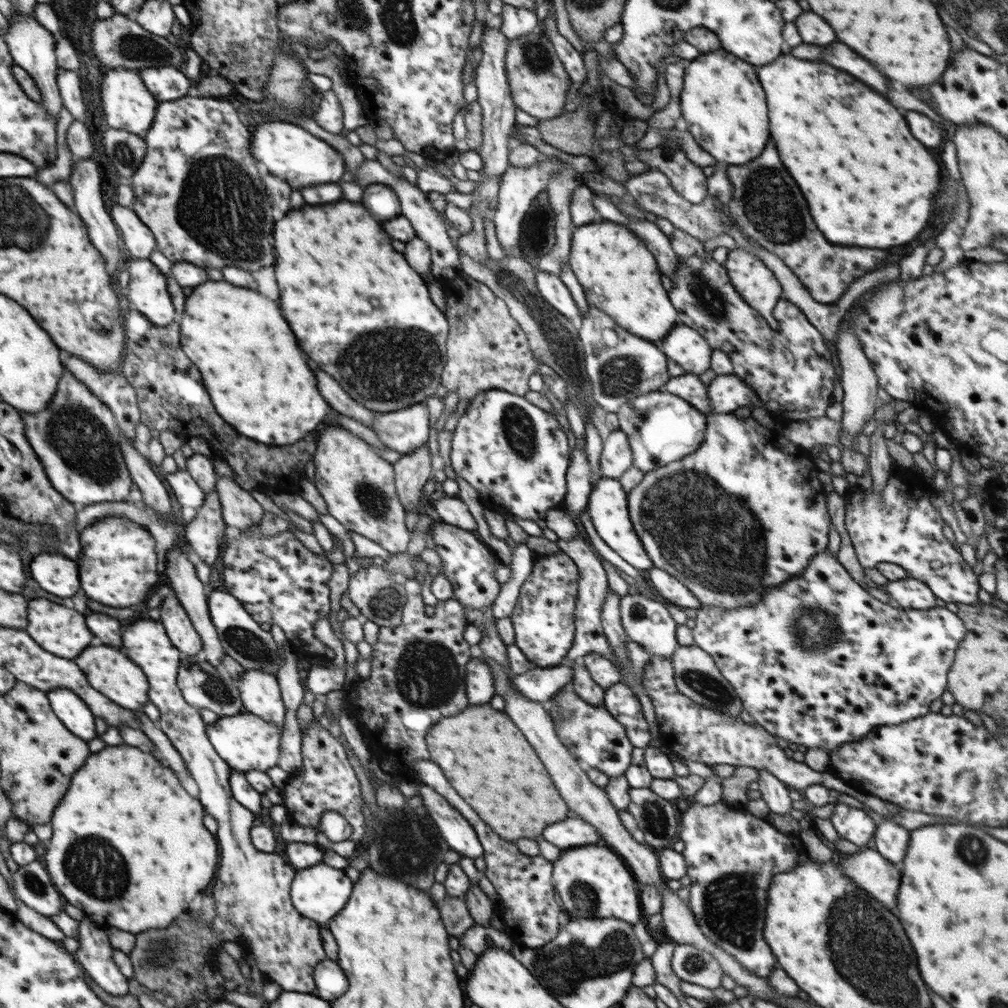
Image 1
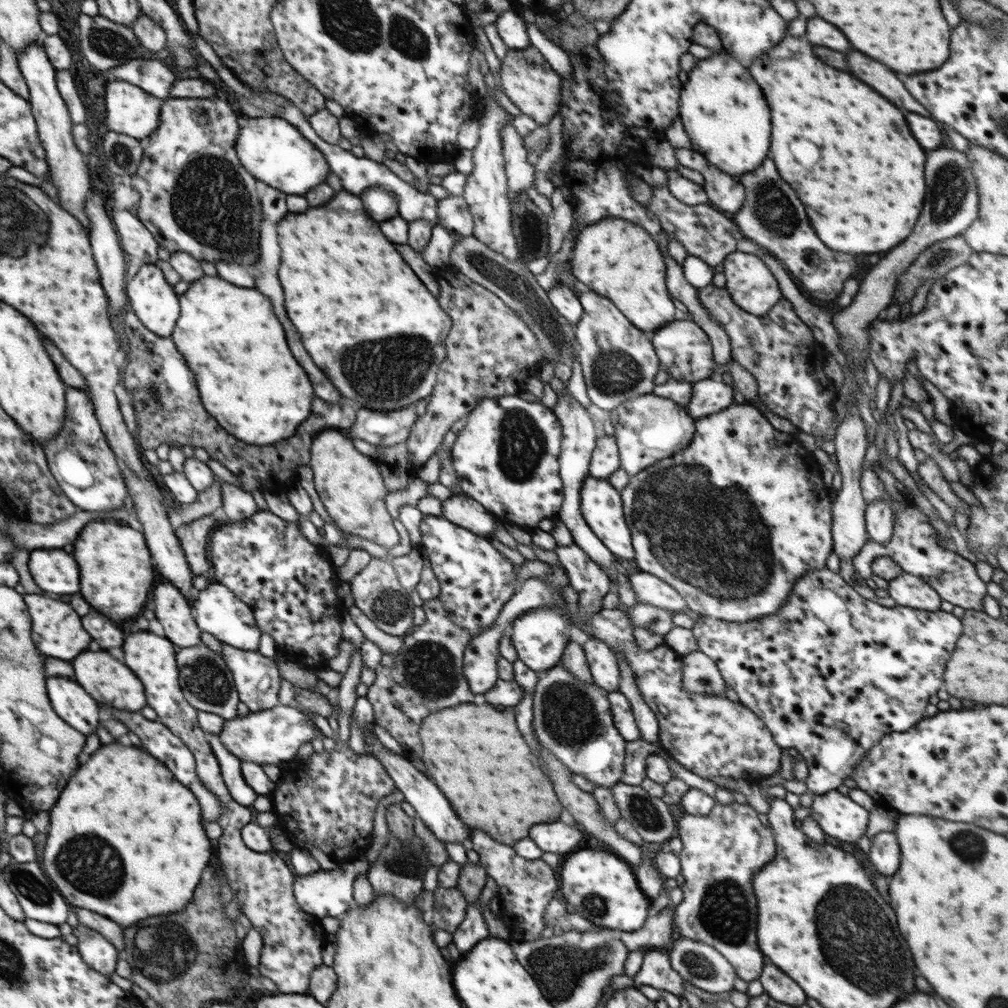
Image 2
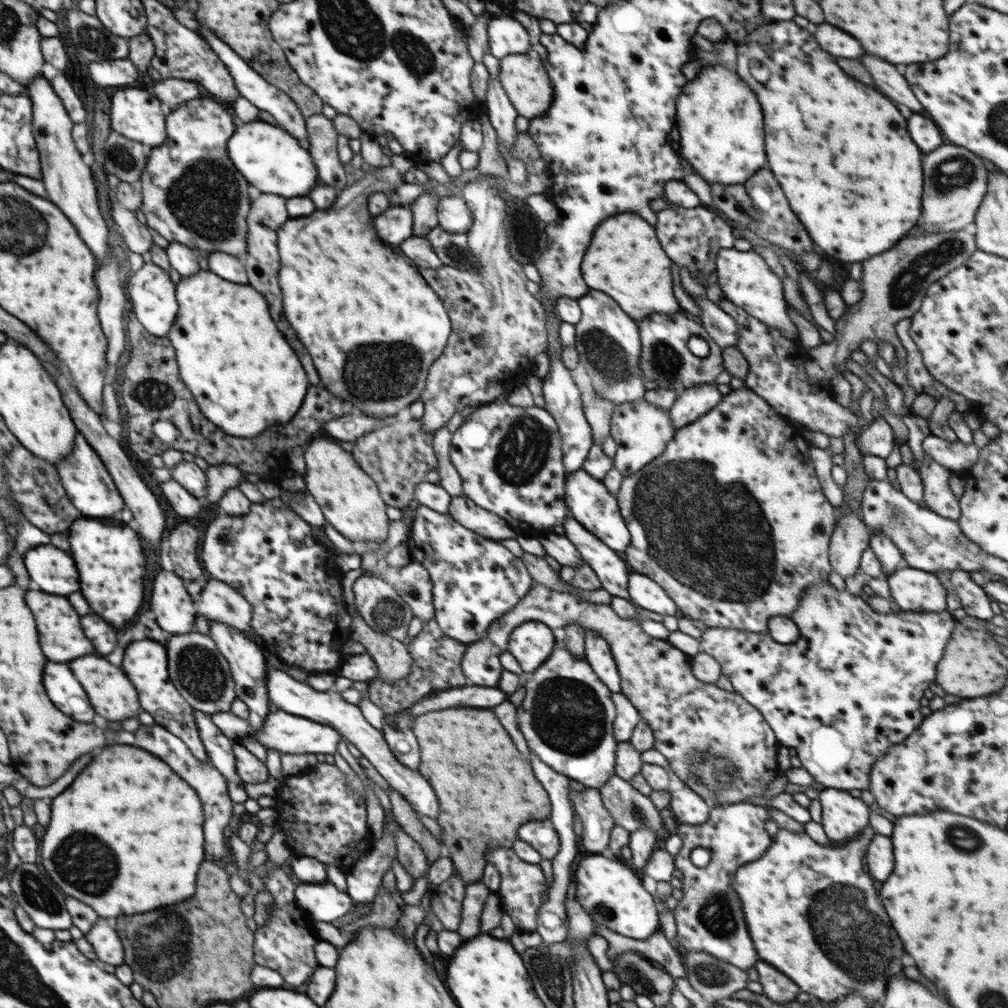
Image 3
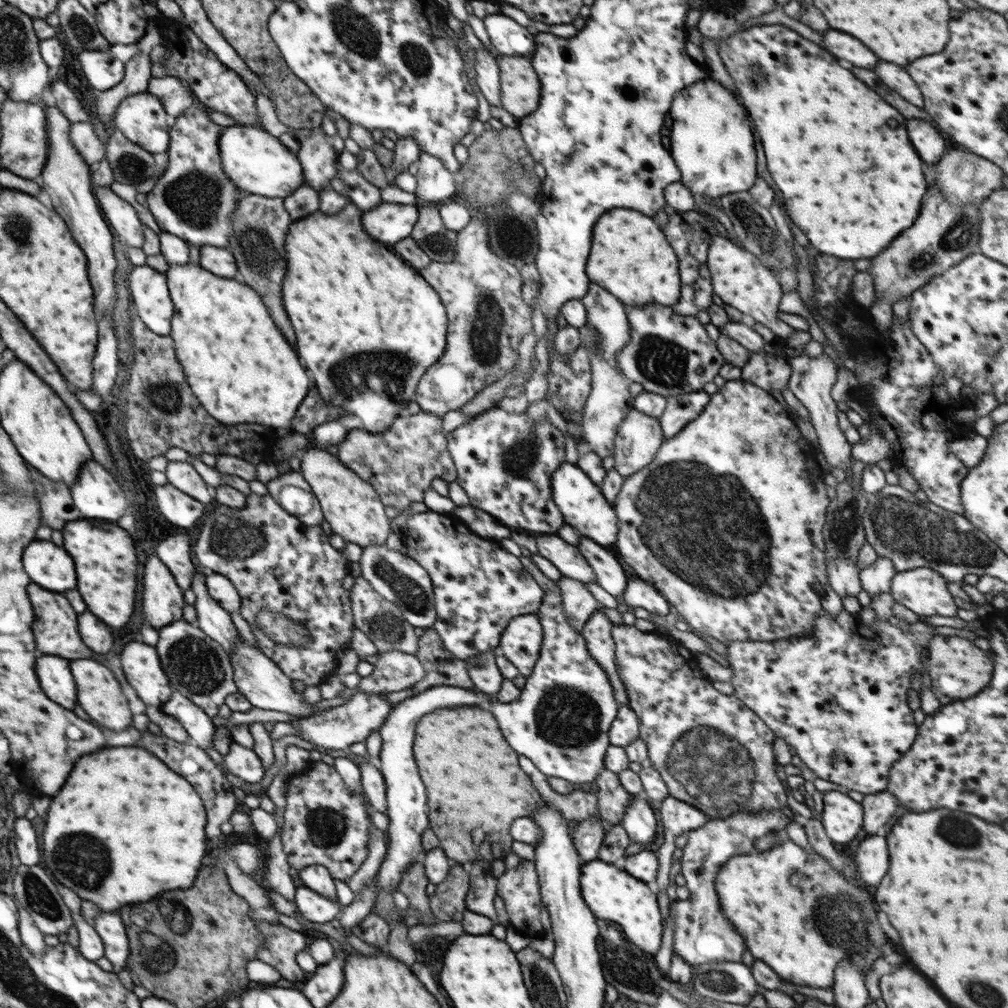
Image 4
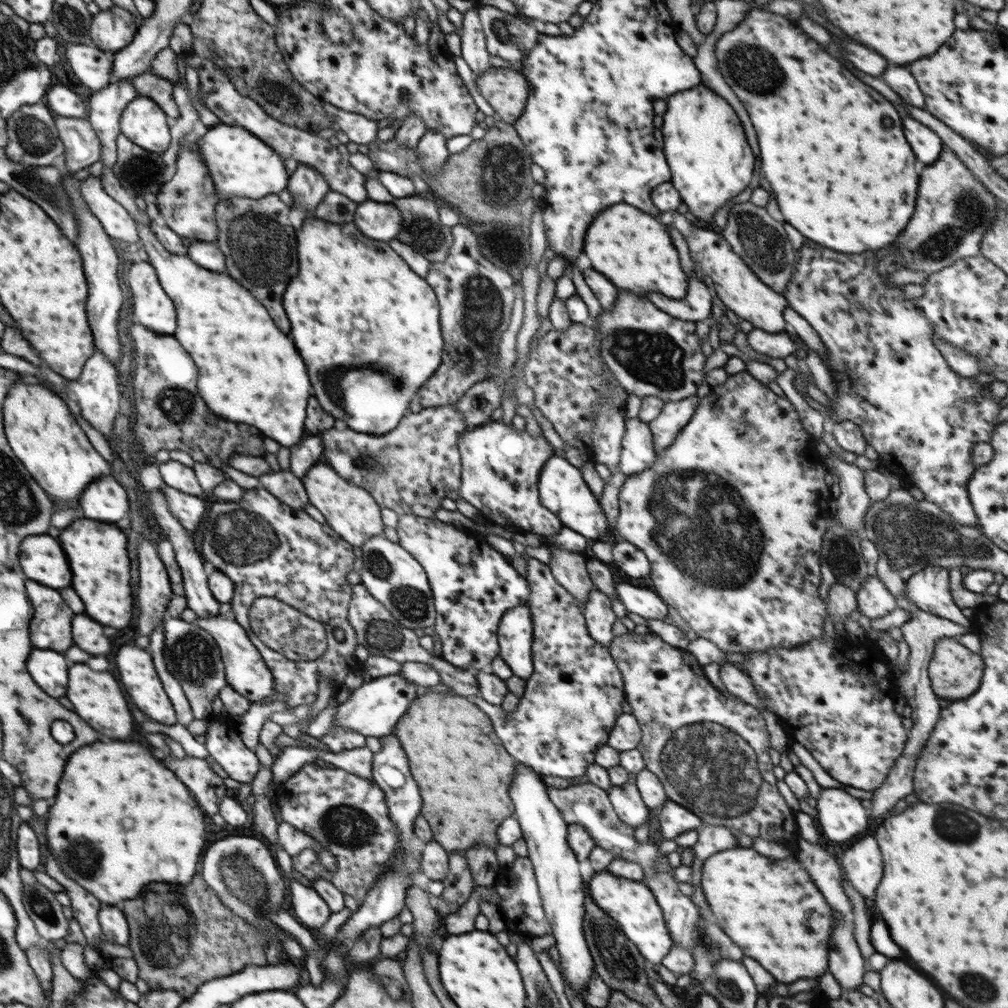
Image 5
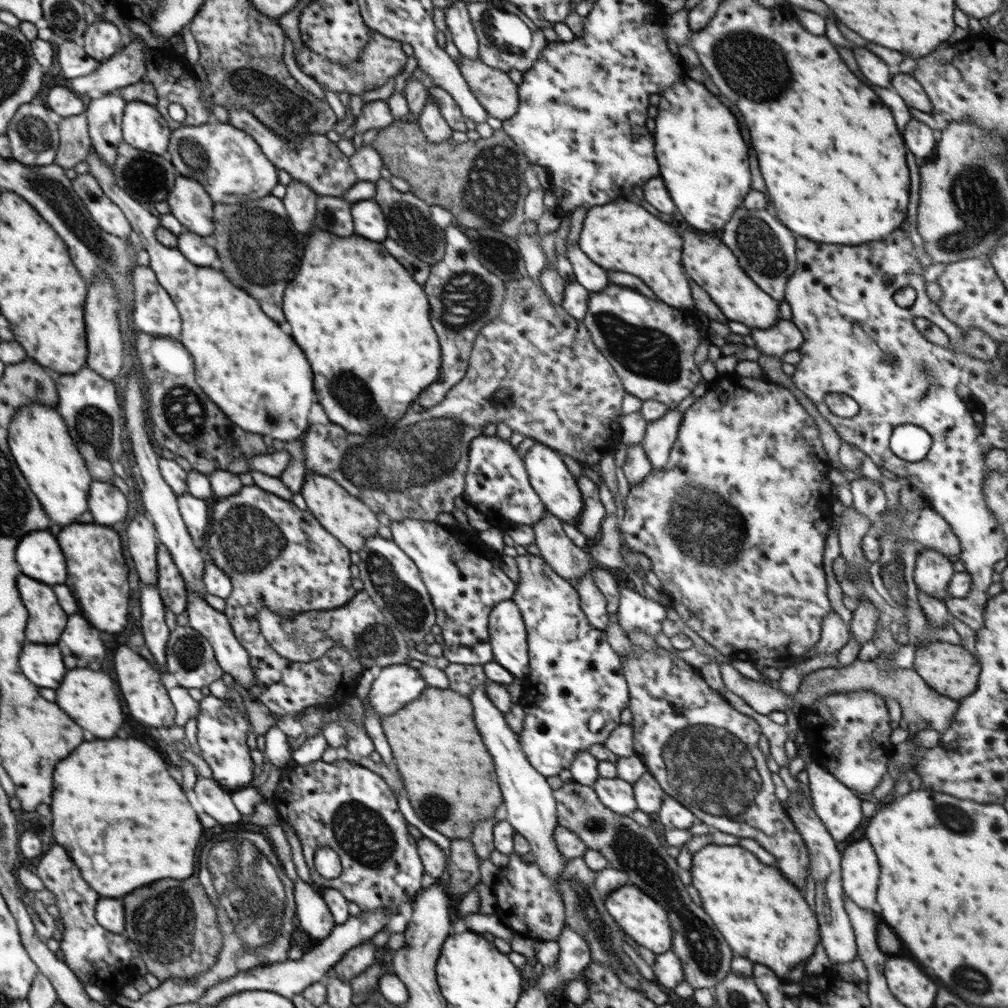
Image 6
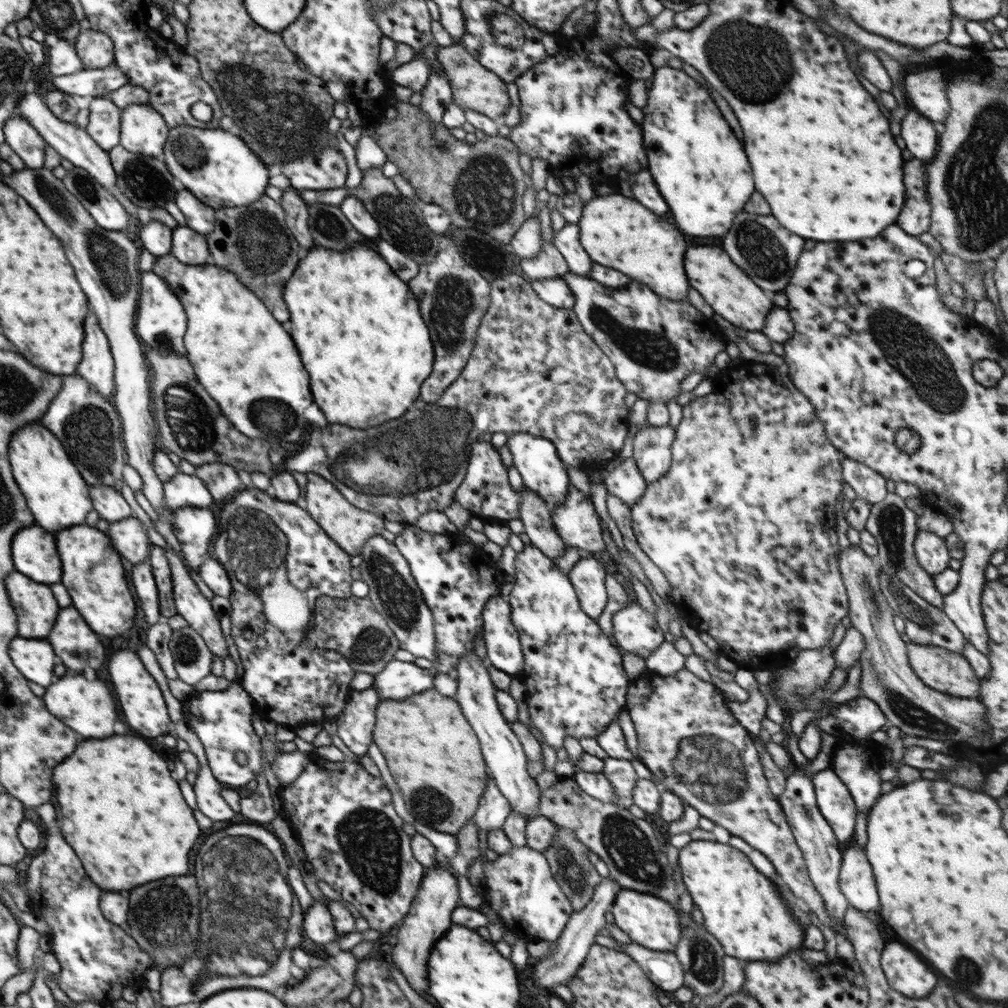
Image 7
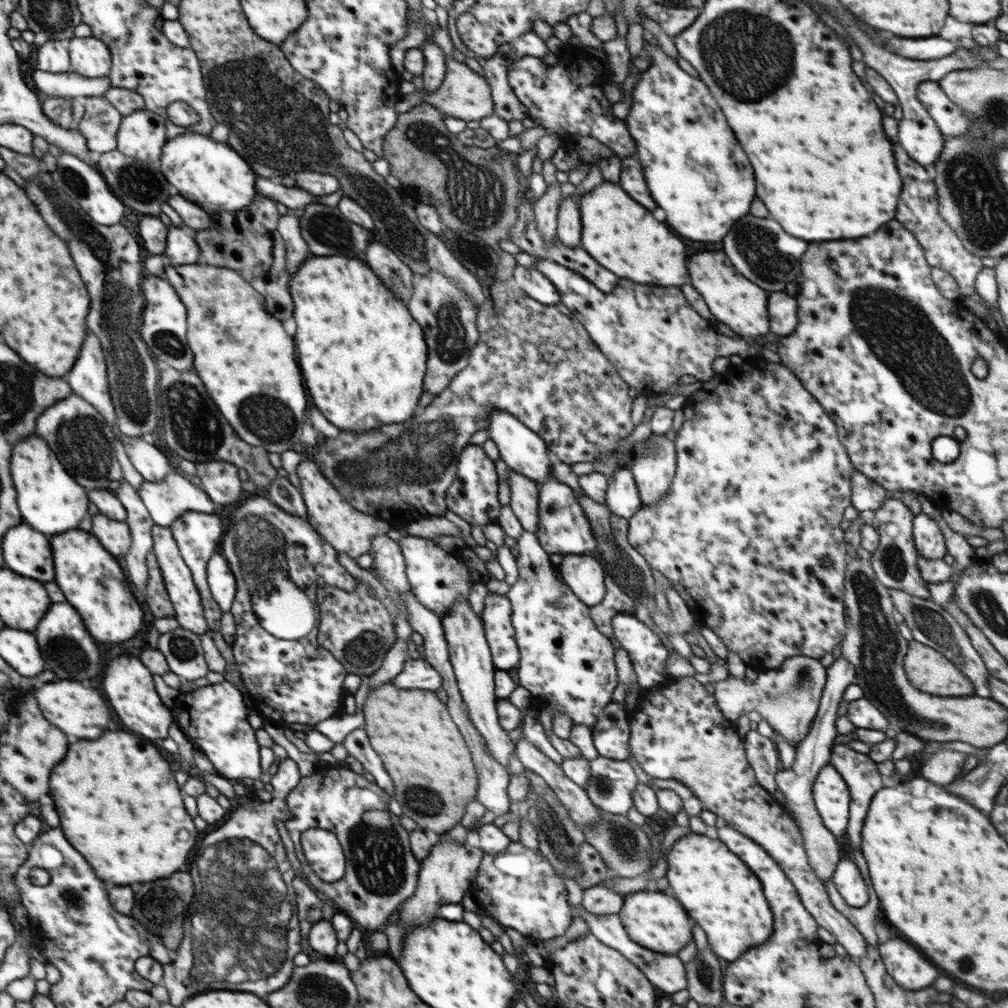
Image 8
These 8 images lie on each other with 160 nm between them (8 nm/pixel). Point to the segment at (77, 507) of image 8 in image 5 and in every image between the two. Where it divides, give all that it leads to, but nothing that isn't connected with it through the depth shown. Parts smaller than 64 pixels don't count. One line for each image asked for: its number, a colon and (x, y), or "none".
5: (41, 428)
6: (40, 440)
7: (55, 487)

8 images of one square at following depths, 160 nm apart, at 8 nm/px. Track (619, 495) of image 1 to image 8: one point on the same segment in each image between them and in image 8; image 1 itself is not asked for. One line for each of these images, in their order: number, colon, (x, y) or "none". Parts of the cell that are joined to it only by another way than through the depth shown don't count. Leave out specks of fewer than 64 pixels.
2: (601, 505)
3: (588, 500)
4: (585, 508)
5: (562, 490)
6: (558, 489)
7: (536, 458)
8: (524, 451)

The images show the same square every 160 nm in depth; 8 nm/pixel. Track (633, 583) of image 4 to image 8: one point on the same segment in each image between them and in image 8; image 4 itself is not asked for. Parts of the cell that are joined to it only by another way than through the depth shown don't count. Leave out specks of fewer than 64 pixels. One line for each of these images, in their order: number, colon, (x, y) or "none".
5: (643, 601)
6: (638, 613)
7: (636, 630)
8: (648, 656)

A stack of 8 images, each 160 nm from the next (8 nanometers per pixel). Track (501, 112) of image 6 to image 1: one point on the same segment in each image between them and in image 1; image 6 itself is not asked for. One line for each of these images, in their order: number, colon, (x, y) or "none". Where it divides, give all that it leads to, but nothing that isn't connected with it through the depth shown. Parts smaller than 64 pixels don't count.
1: (538, 81)
2: (527, 79)
3: (524, 78)
4: (520, 87)
5: (506, 90)

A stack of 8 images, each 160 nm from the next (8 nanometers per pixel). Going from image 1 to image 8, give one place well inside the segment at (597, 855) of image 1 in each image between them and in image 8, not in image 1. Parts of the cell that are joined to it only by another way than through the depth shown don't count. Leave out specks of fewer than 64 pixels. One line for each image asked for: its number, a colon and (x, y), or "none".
2: (602, 887)
3: (611, 892)
4: (612, 894)
5: (632, 904)
6: (642, 918)
7: (650, 922)
8: (657, 922)

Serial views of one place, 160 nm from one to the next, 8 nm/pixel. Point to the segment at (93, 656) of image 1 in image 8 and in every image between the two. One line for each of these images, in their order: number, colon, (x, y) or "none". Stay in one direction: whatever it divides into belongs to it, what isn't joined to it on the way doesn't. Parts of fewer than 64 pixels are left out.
2: (113, 683)
3: (115, 698)
4: (100, 695)
5: (96, 695)
6: (90, 697)
7: (88, 708)
8: (69, 706)

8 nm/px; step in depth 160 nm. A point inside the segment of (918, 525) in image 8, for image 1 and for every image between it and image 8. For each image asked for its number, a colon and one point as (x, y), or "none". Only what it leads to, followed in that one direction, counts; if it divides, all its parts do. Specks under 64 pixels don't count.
1: (910, 593)
2: (909, 590)
3: (920, 591)
4: (922, 590)
5: (929, 590)
6: (933, 571)
7: (931, 552)

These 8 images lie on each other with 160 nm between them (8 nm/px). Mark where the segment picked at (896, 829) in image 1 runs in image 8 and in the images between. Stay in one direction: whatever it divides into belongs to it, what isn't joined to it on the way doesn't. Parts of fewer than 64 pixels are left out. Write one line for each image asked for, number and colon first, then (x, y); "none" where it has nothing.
2: (884, 855)
3: (879, 858)
4: (872, 860)
5: (862, 864)
6: (860, 872)
7: (856, 881)
8: (847, 878)

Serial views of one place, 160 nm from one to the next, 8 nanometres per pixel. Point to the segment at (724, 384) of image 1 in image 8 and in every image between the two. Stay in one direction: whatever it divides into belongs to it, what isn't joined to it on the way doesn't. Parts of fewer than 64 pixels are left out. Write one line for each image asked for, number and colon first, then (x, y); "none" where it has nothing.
2: (709, 396)
3: (694, 402)
4: (681, 409)
5: (675, 415)
6: (660, 434)
7: (652, 444)
8: (653, 473)

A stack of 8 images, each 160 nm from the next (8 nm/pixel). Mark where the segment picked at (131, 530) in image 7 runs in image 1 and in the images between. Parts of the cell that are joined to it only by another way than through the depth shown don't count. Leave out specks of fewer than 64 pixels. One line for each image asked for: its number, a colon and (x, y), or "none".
1: (183, 635)
2: (175, 614)
3: (172, 604)
4: (163, 601)
5: (154, 589)
6: (141, 544)

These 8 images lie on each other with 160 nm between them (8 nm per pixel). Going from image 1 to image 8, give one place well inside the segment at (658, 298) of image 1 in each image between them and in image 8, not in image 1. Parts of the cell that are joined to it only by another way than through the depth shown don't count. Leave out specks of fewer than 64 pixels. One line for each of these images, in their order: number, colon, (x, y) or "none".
2: (620, 260)
3: (624, 260)
4: (630, 258)
5: (630, 248)
6: (623, 236)
7: (617, 232)
8: (623, 236)

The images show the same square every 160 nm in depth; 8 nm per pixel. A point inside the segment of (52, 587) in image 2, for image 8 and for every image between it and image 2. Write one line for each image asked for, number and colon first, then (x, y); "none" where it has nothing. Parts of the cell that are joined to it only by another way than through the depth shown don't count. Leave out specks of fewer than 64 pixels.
3: (53, 571)
4: (51, 566)
5: (44, 560)
6: (40, 555)
7: (36, 555)
8: (28, 552)

